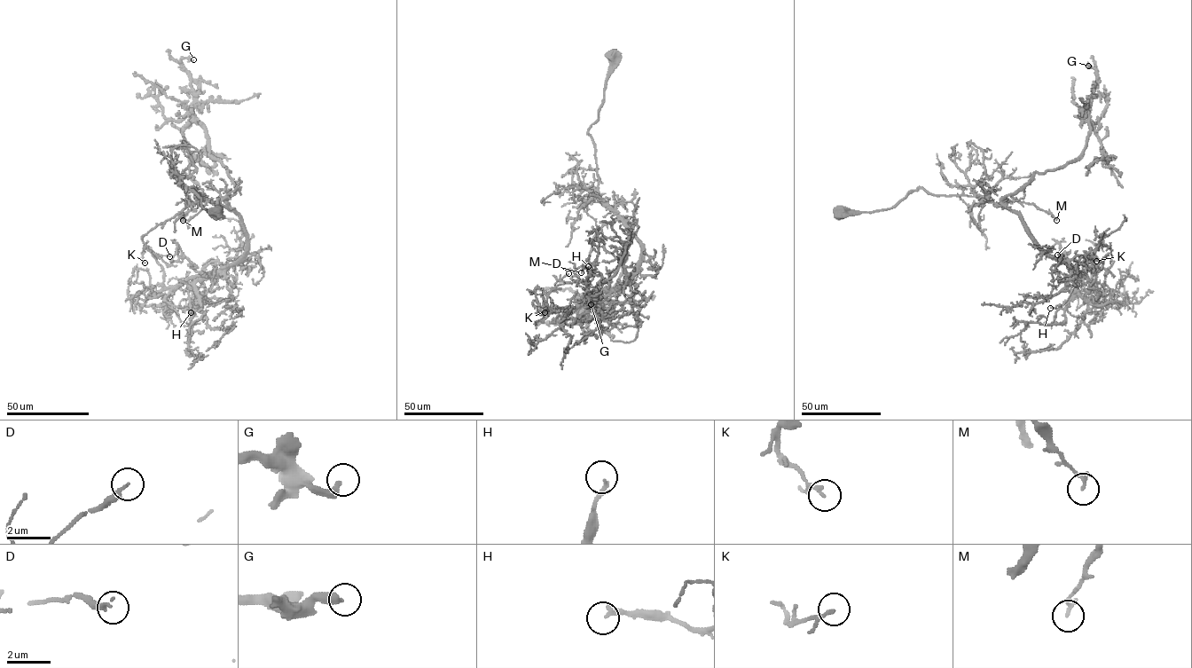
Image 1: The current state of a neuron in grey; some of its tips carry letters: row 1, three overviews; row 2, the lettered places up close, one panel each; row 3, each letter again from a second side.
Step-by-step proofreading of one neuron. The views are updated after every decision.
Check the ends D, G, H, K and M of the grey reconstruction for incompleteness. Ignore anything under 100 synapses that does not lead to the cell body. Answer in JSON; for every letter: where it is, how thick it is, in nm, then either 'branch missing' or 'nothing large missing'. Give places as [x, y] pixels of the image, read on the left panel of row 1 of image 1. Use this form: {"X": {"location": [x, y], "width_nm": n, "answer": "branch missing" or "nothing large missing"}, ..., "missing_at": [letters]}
{"D": {"location": [169, 256], "width_nm": 240, "answer": "nothing large missing"}, "G": {"location": [193, 59], "width_nm": 360, "answer": "nothing large missing"}, "H": {"location": [191, 312], "width_nm": 190, "answer": "nothing large missing"}, "K": {"location": [145, 263], "width_nm": 100, "answer": "nothing large missing"}, "M": {"location": [183, 220], "width_nm": 150, "answer": "nothing large missing"}, "missing_at": []}

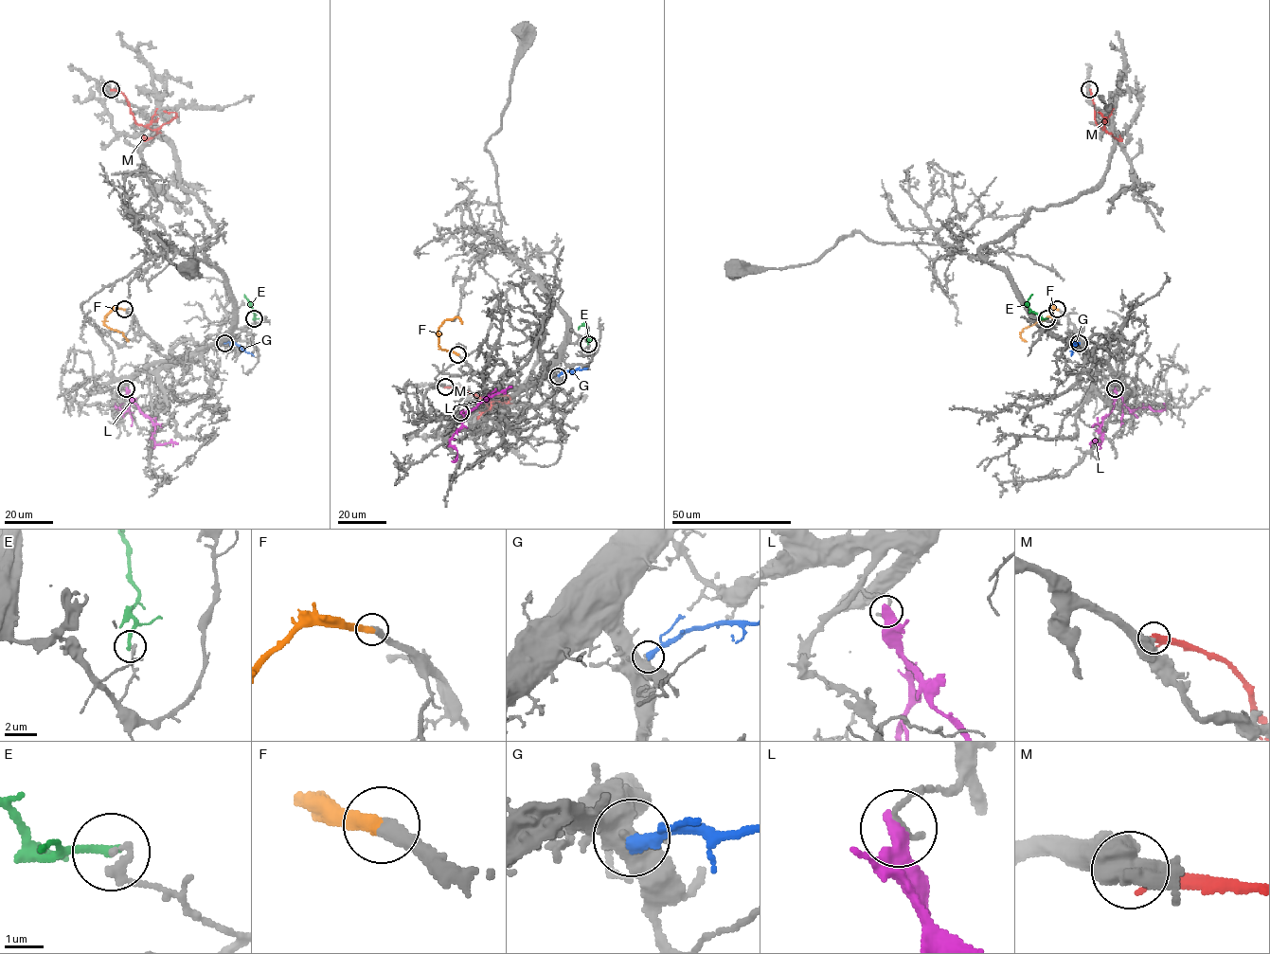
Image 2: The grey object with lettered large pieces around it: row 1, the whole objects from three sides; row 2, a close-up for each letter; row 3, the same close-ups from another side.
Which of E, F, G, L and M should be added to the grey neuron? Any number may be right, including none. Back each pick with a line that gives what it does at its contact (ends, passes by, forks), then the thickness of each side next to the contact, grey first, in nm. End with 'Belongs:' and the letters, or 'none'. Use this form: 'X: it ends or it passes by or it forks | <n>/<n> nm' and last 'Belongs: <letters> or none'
F: it ends | 300/320 nm
Belongs: F

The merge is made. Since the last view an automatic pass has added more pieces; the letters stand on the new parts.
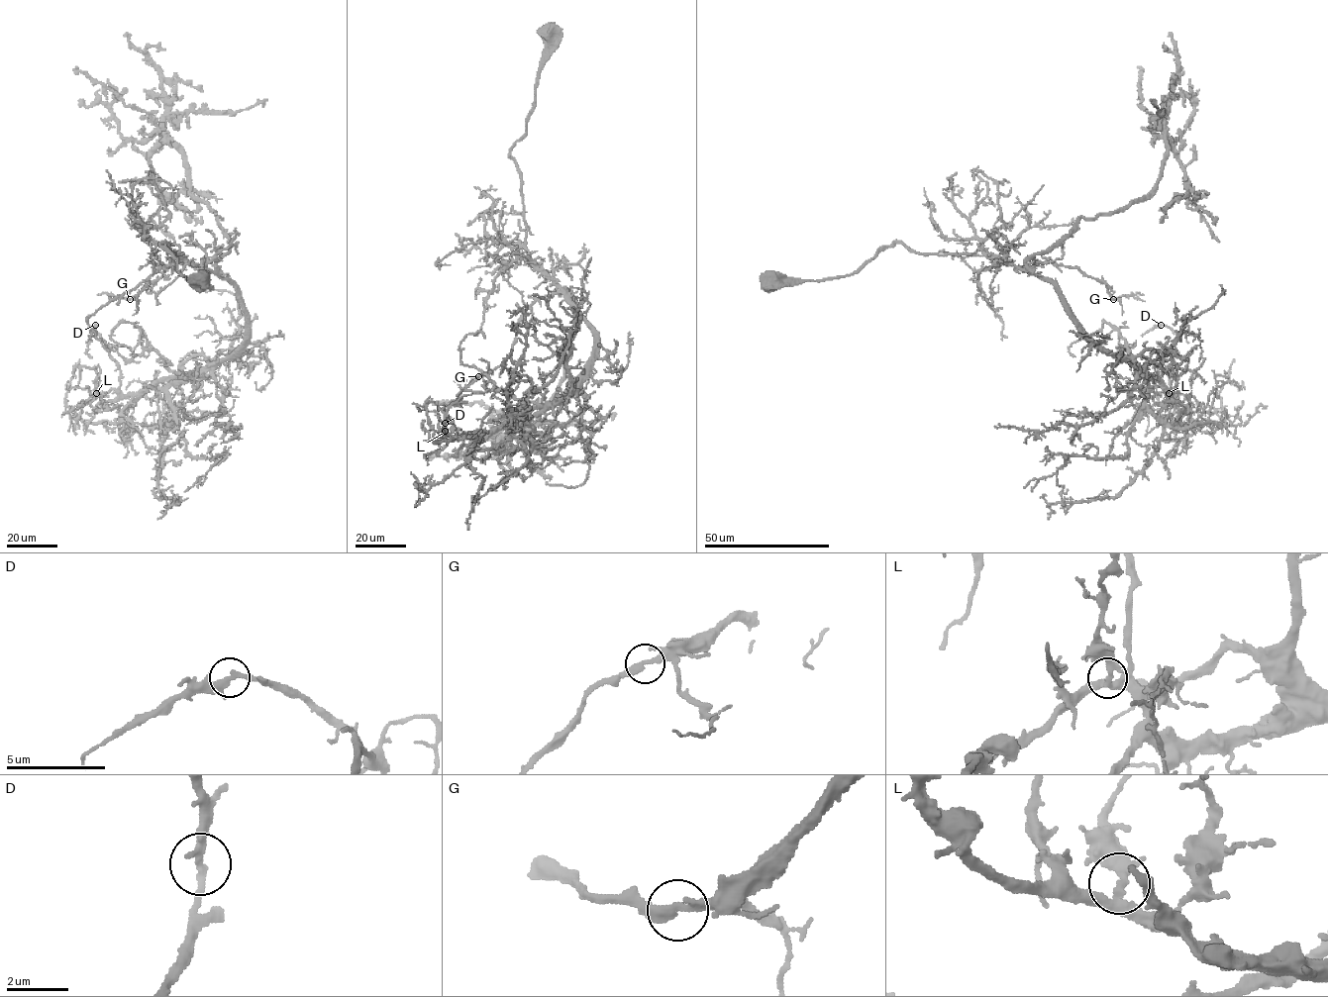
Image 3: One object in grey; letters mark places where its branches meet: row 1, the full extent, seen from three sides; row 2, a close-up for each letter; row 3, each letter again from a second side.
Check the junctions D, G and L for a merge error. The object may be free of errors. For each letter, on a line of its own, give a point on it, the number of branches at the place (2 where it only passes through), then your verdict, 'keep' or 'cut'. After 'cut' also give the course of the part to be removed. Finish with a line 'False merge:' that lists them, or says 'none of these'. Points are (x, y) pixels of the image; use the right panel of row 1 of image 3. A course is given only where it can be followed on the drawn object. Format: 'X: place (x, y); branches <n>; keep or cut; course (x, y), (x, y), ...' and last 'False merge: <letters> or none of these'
D: place (1161, 325); branches 3; keep
G: place (1113, 299); branches 2; keep
L: place (1169, 393); branches 3; keep
False merge: none of these

